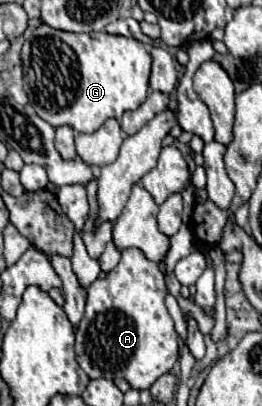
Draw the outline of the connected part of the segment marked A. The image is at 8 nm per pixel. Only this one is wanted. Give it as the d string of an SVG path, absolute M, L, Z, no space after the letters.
M129 248L121 254L121 262L105 280L95 280L87 290L85 314L75 332L77 362L89 378L125 378L133 390L149 390L151 384L169 374L179 358L179 334L165 306L165 278L157 264L147 260L141 250Z

